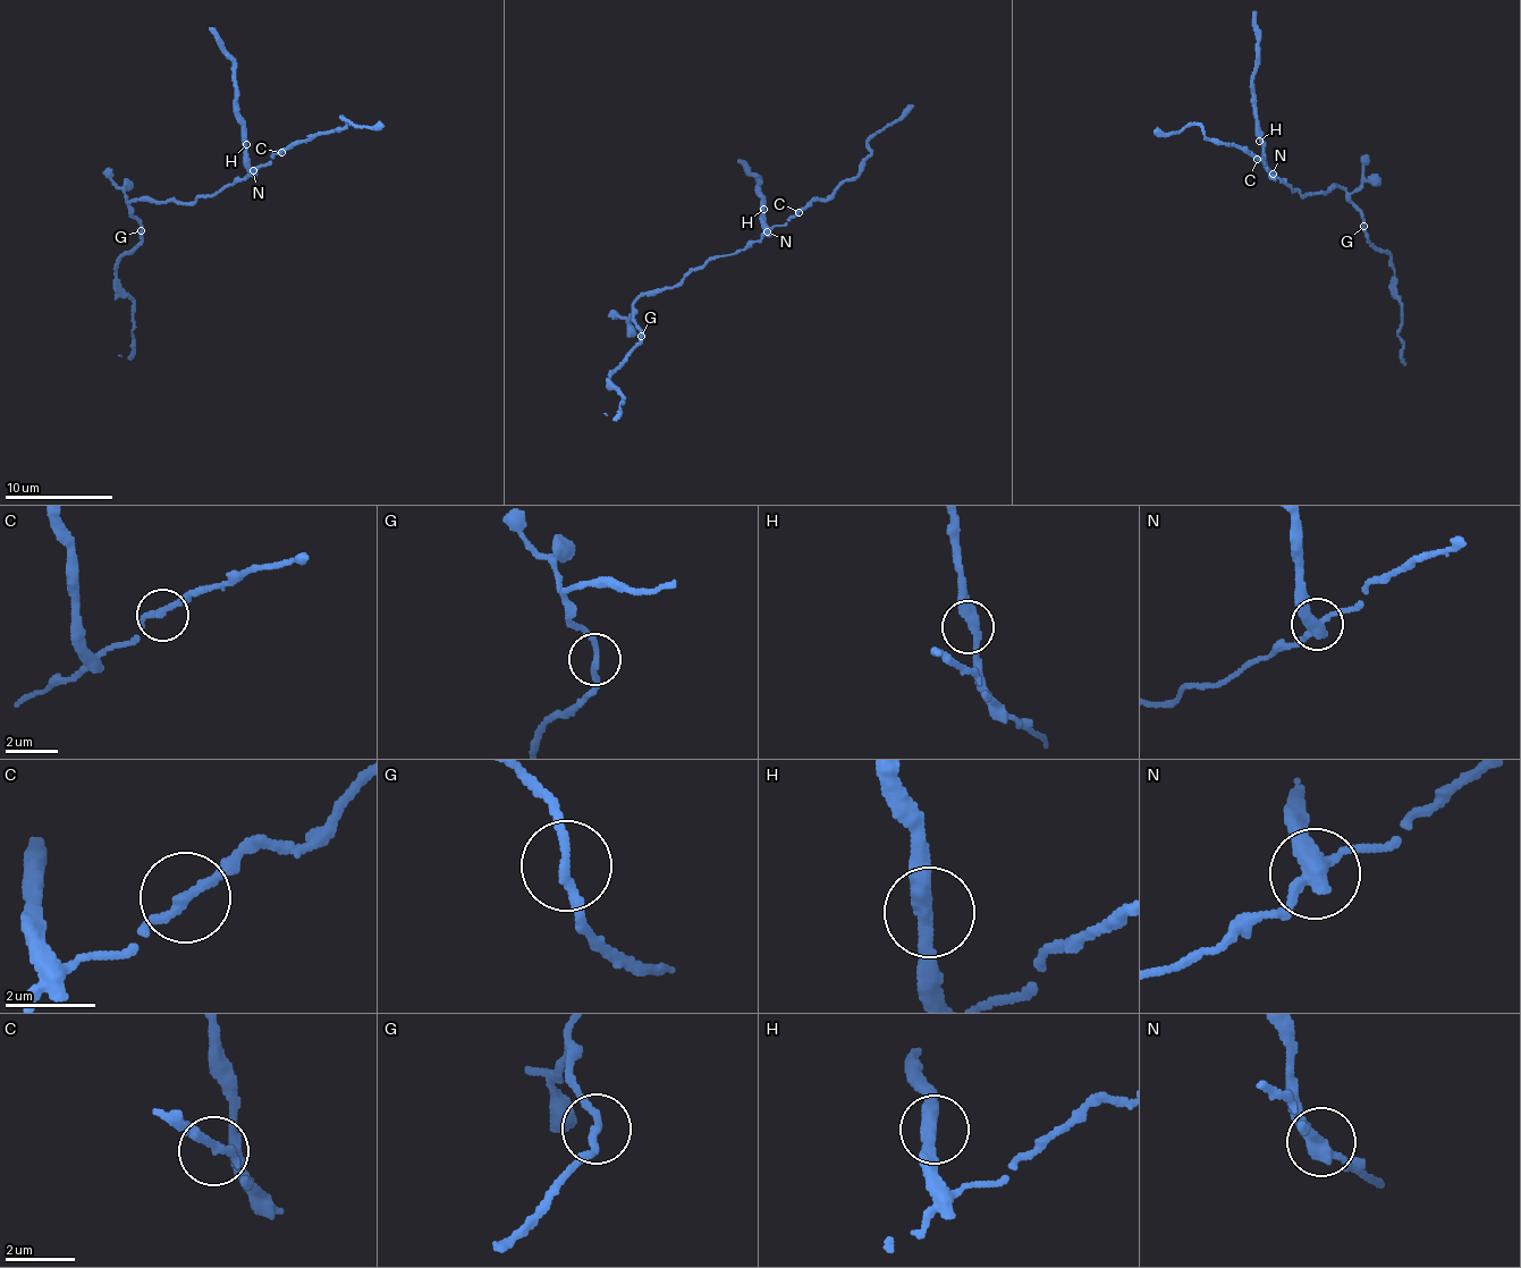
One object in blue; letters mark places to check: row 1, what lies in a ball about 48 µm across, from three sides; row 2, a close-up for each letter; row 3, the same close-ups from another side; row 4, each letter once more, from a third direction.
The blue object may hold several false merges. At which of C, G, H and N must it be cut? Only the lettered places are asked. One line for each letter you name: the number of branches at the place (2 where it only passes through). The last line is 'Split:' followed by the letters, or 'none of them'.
G: branches 2
N: branches 3
Split: G, N

